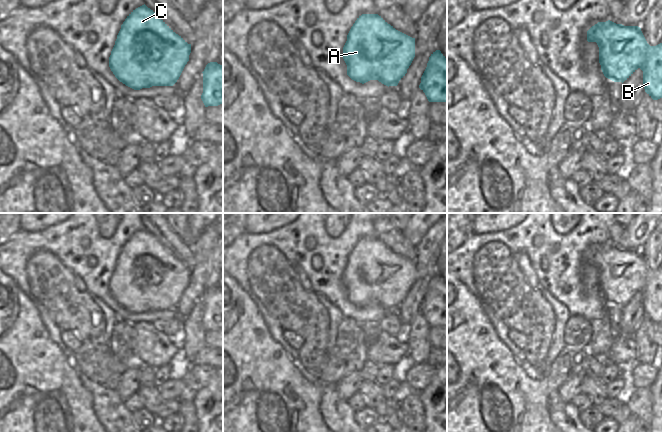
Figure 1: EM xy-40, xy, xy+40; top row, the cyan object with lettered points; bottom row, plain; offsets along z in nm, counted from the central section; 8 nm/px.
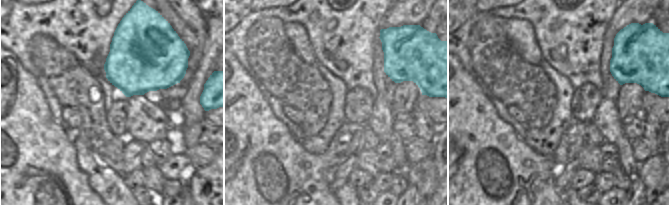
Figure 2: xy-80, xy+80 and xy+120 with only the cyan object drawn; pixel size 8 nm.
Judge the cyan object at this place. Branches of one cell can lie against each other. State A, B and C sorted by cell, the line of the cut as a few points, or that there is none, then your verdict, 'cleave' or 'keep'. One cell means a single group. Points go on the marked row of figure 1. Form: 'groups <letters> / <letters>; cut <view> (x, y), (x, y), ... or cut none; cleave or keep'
groups A B C; cut none; keep

